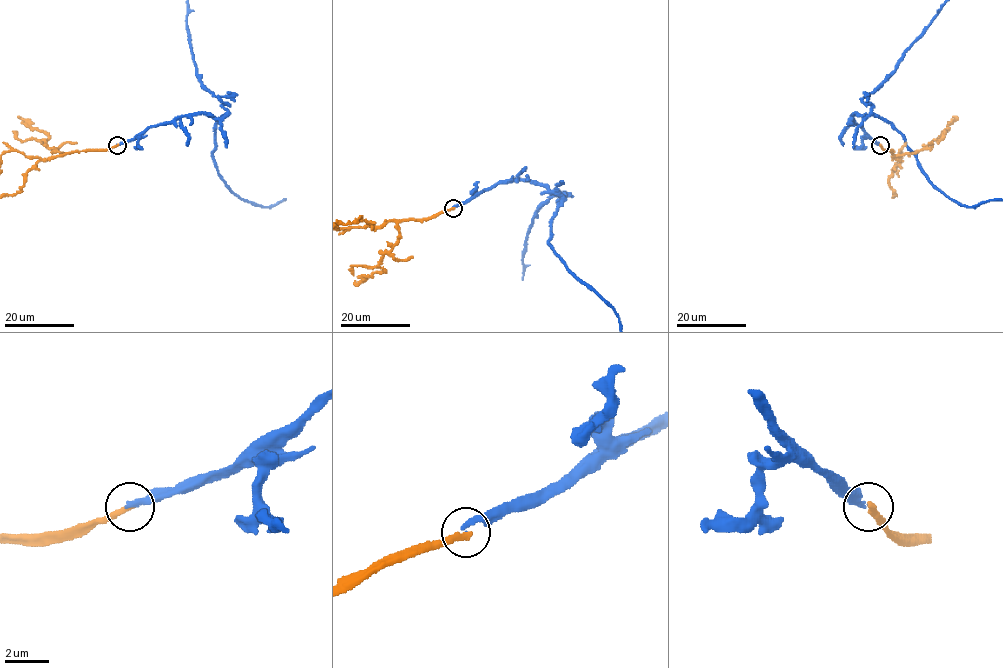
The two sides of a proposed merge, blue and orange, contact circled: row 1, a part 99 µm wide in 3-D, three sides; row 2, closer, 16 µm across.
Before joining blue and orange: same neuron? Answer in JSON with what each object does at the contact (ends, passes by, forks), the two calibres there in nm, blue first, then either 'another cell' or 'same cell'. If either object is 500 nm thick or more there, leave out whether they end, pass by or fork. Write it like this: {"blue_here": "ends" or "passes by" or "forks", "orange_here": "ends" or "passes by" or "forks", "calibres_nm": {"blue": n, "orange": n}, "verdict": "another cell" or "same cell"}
{"blue_here": "ends", "orange_here": "ends", "calibres_nm": {"blue": 240, "orange": 320}, "verdict": "another cell"}

